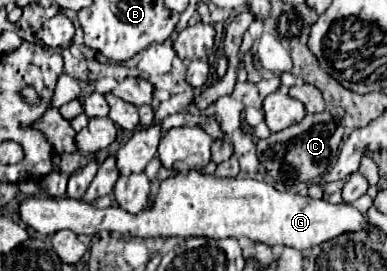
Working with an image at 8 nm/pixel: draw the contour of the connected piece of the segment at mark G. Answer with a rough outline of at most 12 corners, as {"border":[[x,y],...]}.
{"border":[[189,170],[151,206],[31,196],[39,234],[249,238],[311,250],[369,226],[349,204]]}

